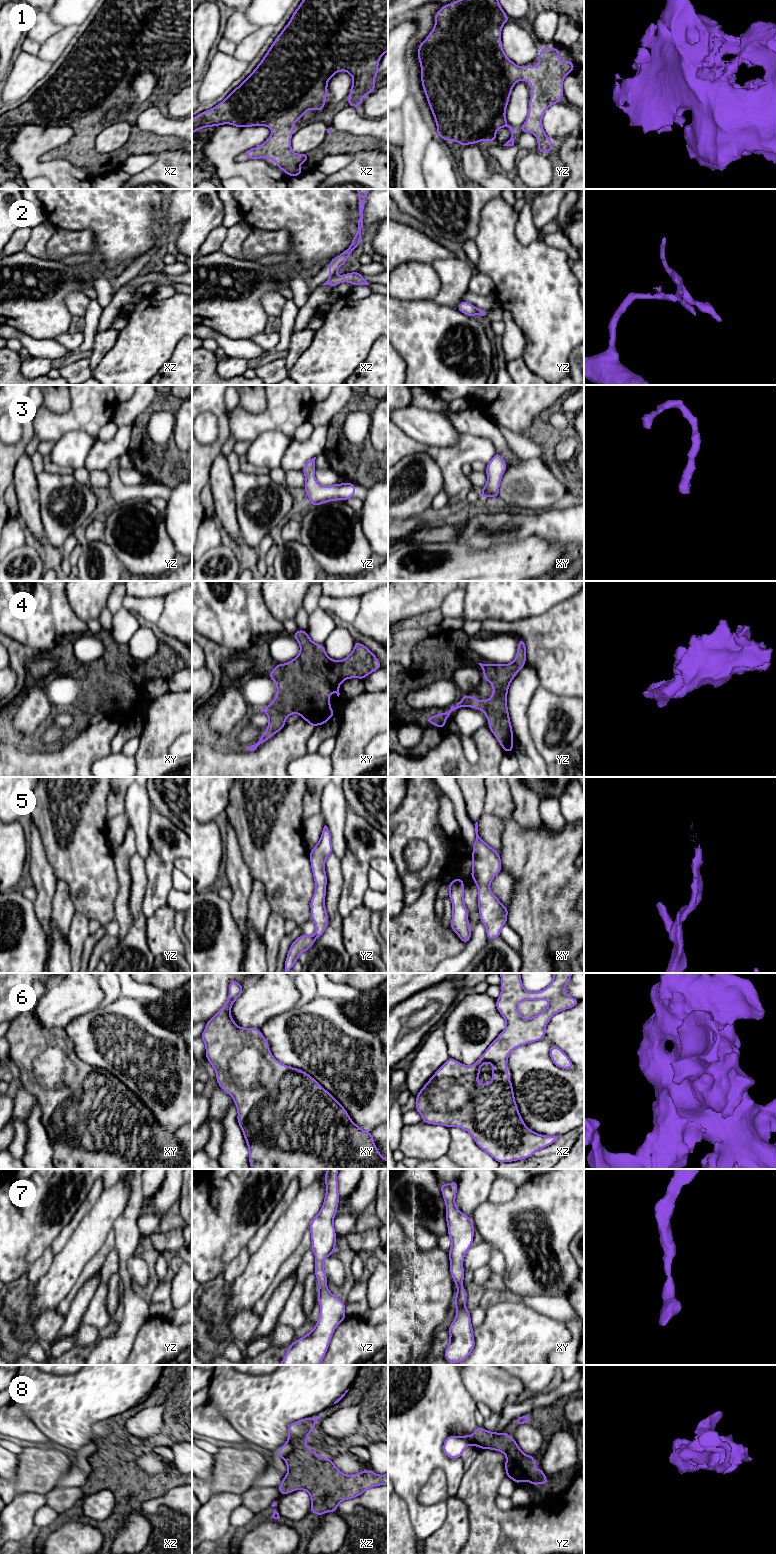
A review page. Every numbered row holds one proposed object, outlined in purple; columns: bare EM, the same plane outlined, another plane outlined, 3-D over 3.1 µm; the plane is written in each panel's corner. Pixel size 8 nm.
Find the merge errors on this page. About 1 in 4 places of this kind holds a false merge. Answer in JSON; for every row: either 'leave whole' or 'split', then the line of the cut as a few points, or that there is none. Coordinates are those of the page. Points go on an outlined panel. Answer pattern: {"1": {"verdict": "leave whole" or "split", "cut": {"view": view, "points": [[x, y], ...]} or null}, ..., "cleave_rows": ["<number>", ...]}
{"1": {"verdict": "leave whole", "cut": null}, "2": {"verdict": "split", "cut": {"view": "yz", "points": [[477, 308], [475, 313]]}}, "3": {"verdict": "leave whole", "cut": null}, "4": {"verdict": "leave whole", "cut": null}, "5": {"verdict": "leave whole", "cut": null}, "6": {"verdict": "leave whole", "cut": null}, "7": {"verdict": "leave whole", "cut": null}, "8": {"verdict": "split", "cut": {"view": "xz", "points": [[304, 1443], [295, 1442], [292, 1449], [283, 1458]]}}, "cleave_rows": ["2", "8"]}

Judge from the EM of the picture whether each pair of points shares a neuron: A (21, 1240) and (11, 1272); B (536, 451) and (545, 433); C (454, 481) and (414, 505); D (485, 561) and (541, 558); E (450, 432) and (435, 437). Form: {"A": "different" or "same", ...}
{"A": "same", "B": "different", "C": "different", "D": "same", "E": "same"}

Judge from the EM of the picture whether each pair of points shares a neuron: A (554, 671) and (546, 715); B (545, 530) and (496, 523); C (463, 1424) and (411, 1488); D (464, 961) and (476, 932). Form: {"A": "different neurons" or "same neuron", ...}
{"A": "different neurons", "B": "same neuron", "C": "same neuron", "D": "same neuron"}

